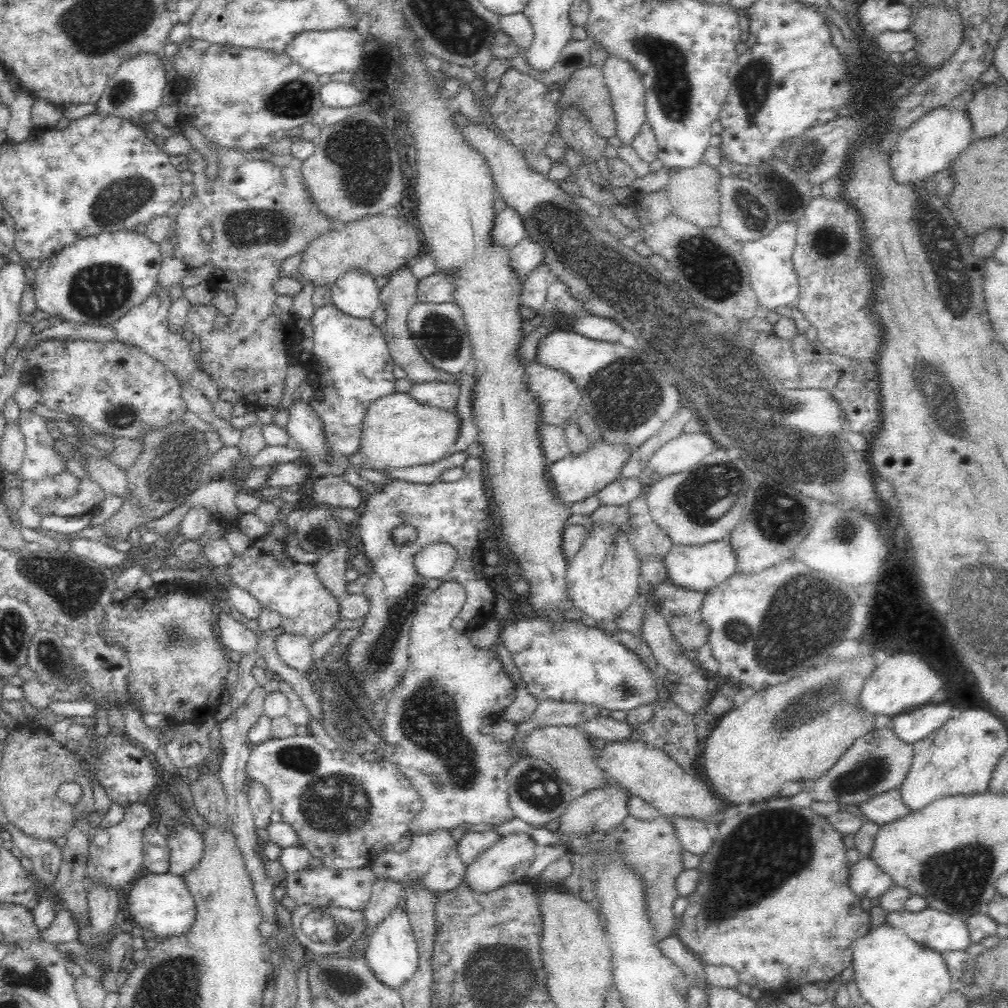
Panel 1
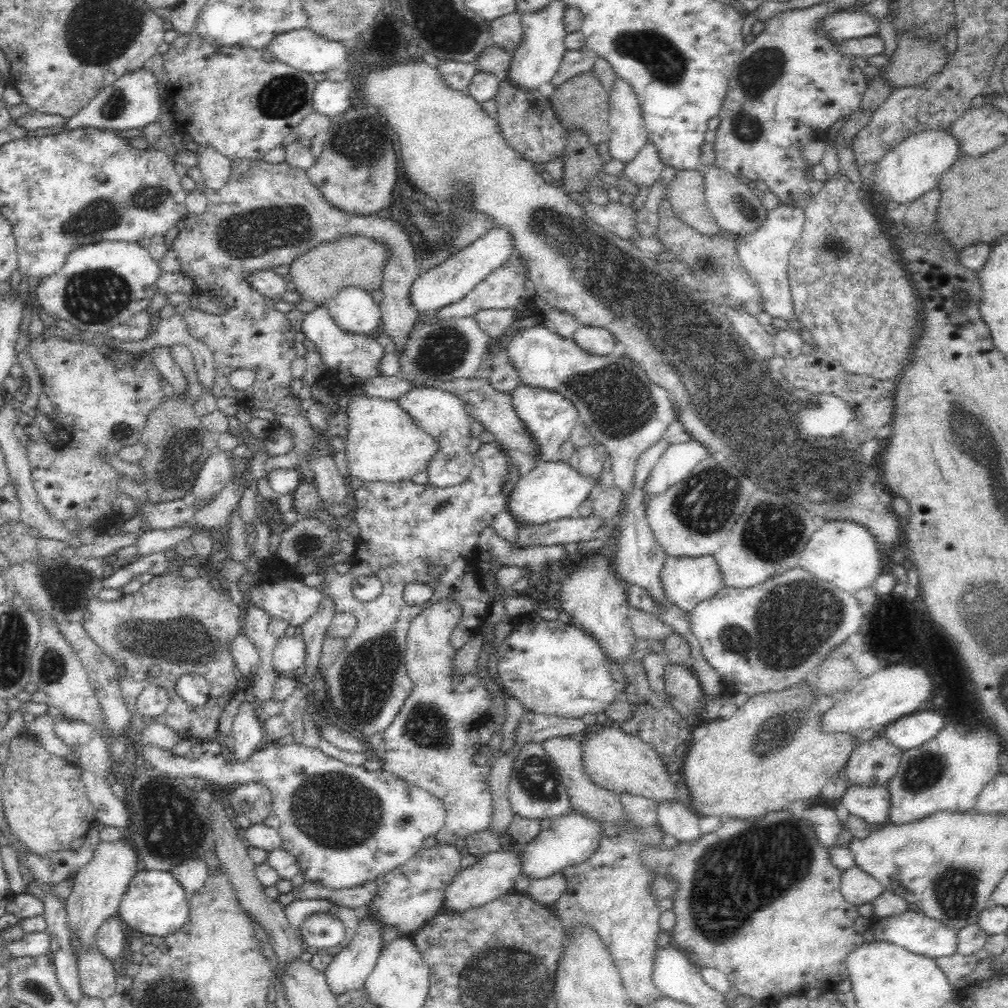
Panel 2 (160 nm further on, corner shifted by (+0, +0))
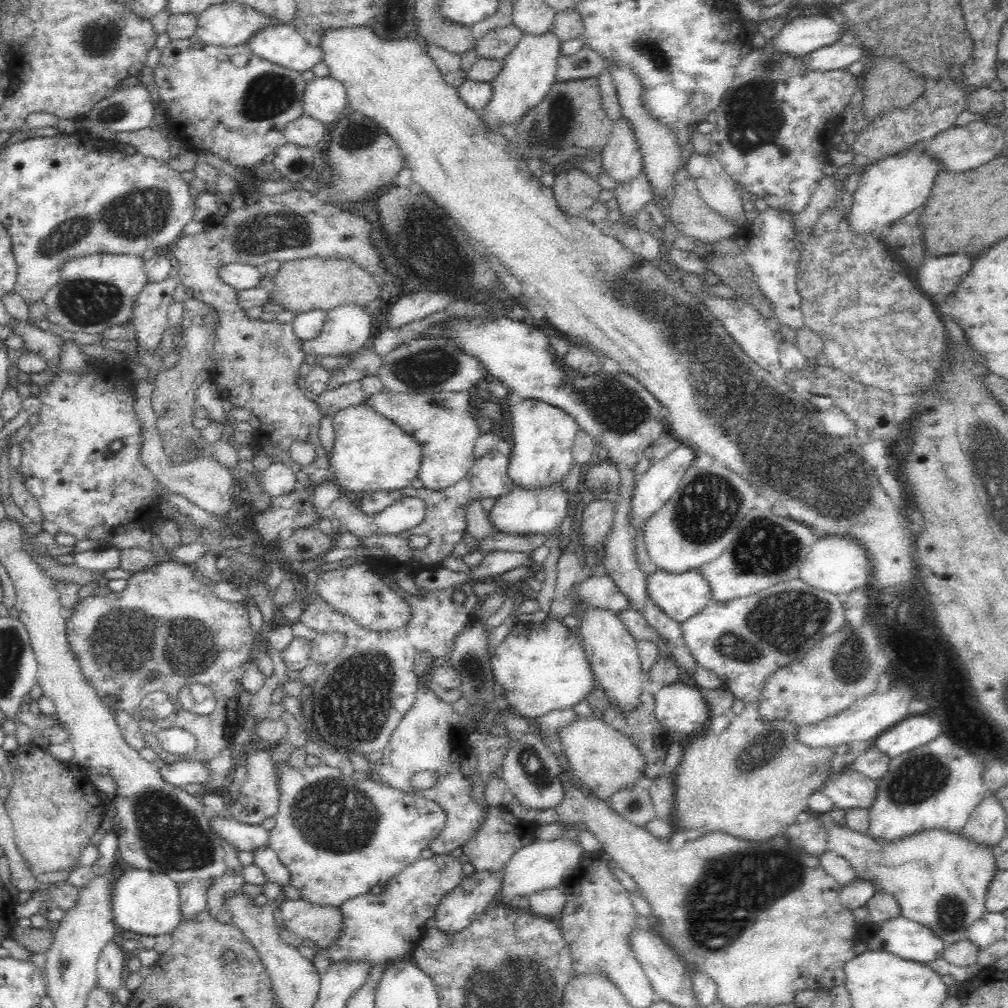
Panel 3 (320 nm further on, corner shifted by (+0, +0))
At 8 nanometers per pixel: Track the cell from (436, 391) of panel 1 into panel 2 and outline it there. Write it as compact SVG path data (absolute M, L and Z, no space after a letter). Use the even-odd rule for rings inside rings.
M415 386L395 402L412 418L417 428L422 428L438 443L425 471L427 483L438 488L462 484L474 469L474 453L470 451L474 433L470 424L475 420L468 415L464 404L454 394L429 386Z

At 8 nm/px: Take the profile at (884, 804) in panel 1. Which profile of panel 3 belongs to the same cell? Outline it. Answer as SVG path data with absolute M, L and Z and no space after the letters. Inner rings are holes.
M850 765L840 770L832 768L818 791L828 796L834 808L870 808L876 800L876 782L860 774Z

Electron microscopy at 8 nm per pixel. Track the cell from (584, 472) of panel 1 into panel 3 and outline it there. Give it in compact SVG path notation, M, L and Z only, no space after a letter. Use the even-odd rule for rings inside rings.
M562 483L552 485L549 489L522 489L513 486L508 494L501 496L492 509L487 511L490 523L496 532L520 536L522 534L554 535L567 517L568 500Z

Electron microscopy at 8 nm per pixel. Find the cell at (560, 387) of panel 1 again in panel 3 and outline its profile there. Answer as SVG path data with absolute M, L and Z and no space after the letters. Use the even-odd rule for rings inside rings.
M528 399L511 405L514 440L511 441L507 474L513 486L534 490L549 489L552 485L562 483L576 464L573 445L580 432L577 422L566 412L540 400Z

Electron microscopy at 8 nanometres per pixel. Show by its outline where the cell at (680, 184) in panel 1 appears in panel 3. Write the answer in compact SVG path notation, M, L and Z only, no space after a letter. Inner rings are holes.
M692 178L674 187L668 216L678 234L707 243L734 238L738 227L708 207L698 192Z

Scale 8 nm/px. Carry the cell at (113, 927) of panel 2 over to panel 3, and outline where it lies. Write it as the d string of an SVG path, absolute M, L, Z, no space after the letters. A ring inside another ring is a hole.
M115 938L106 944L97 962L96 987L115 998L116 992L124 986L127 962L126 951L121 948Z

